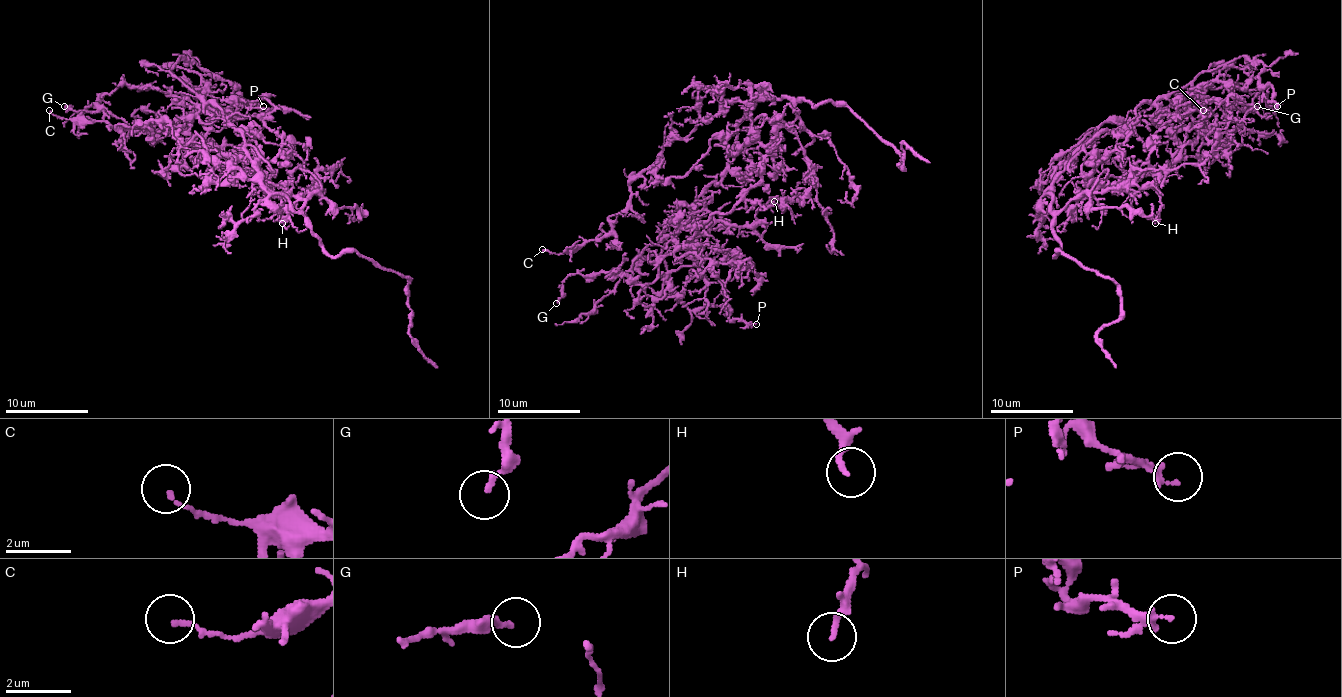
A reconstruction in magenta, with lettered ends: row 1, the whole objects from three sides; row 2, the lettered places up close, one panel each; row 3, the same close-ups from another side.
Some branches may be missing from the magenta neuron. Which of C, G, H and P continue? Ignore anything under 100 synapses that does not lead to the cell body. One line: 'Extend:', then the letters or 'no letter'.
Extend: no letter

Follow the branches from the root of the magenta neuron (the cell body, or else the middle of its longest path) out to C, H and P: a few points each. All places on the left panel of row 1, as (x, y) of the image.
C: (245, 142), (257, 173), (251, 179), (215, 160), (197, 135), (184, 144), (164, 121), (118, 129), (49, 110)
H: (245, 142), (259, 179), (282, 193), (296, 212), (303, 200), (253, 175), (282, 223)
P: (245, 142), (213, 102), (205, 102), (170, 71), (180, 56), (188, 58), (228, 79), (247, 100), (263, 106)

